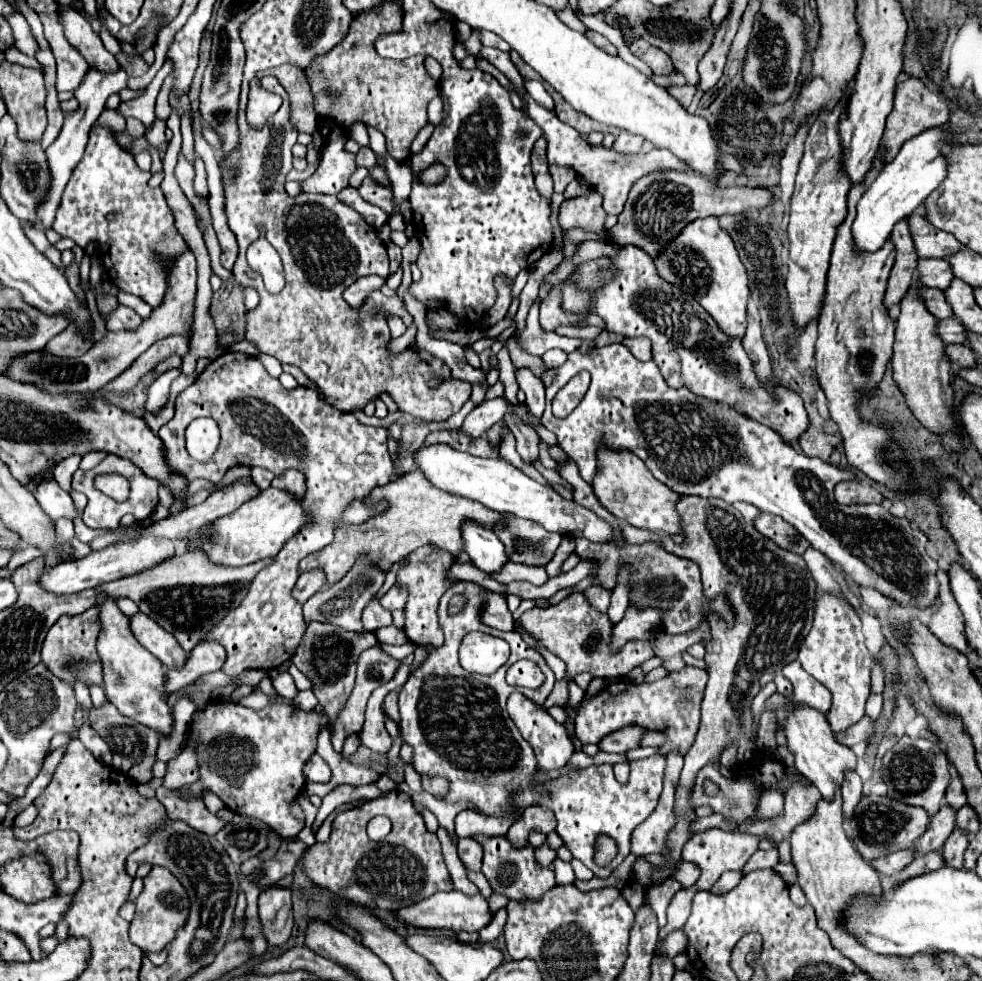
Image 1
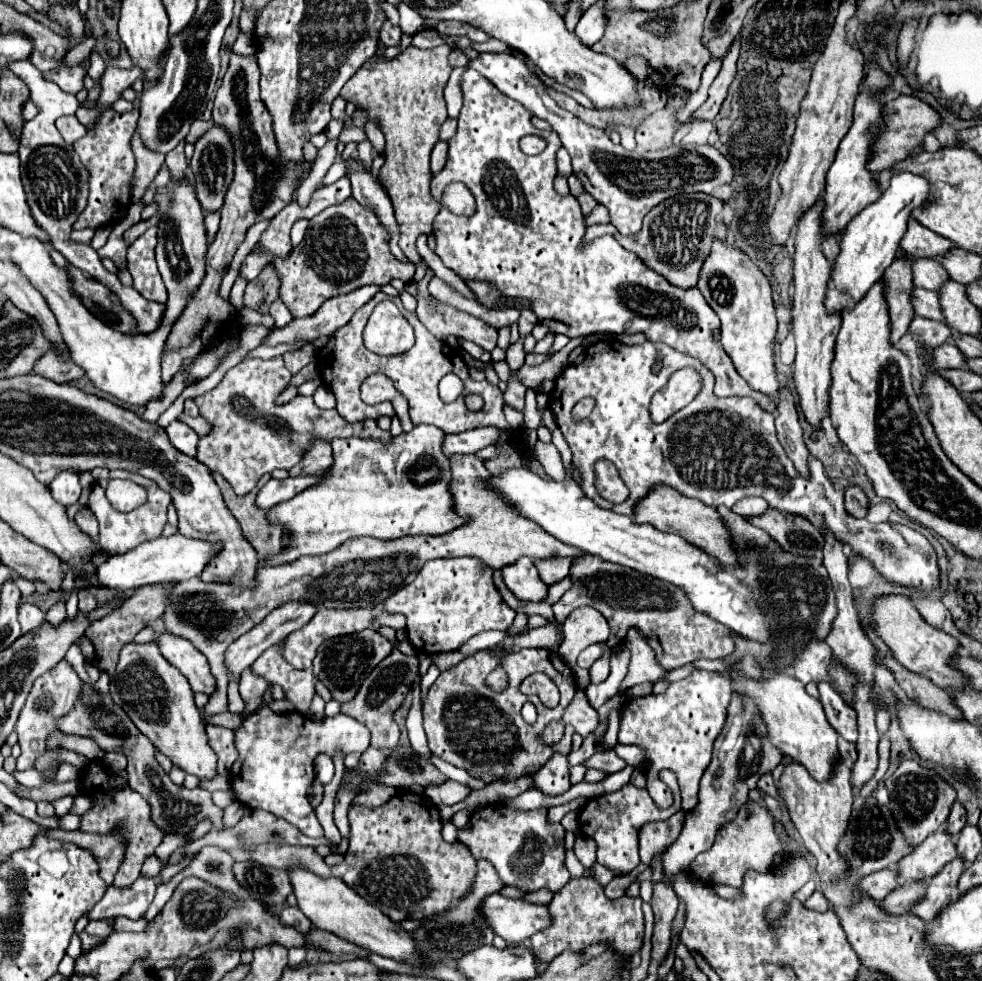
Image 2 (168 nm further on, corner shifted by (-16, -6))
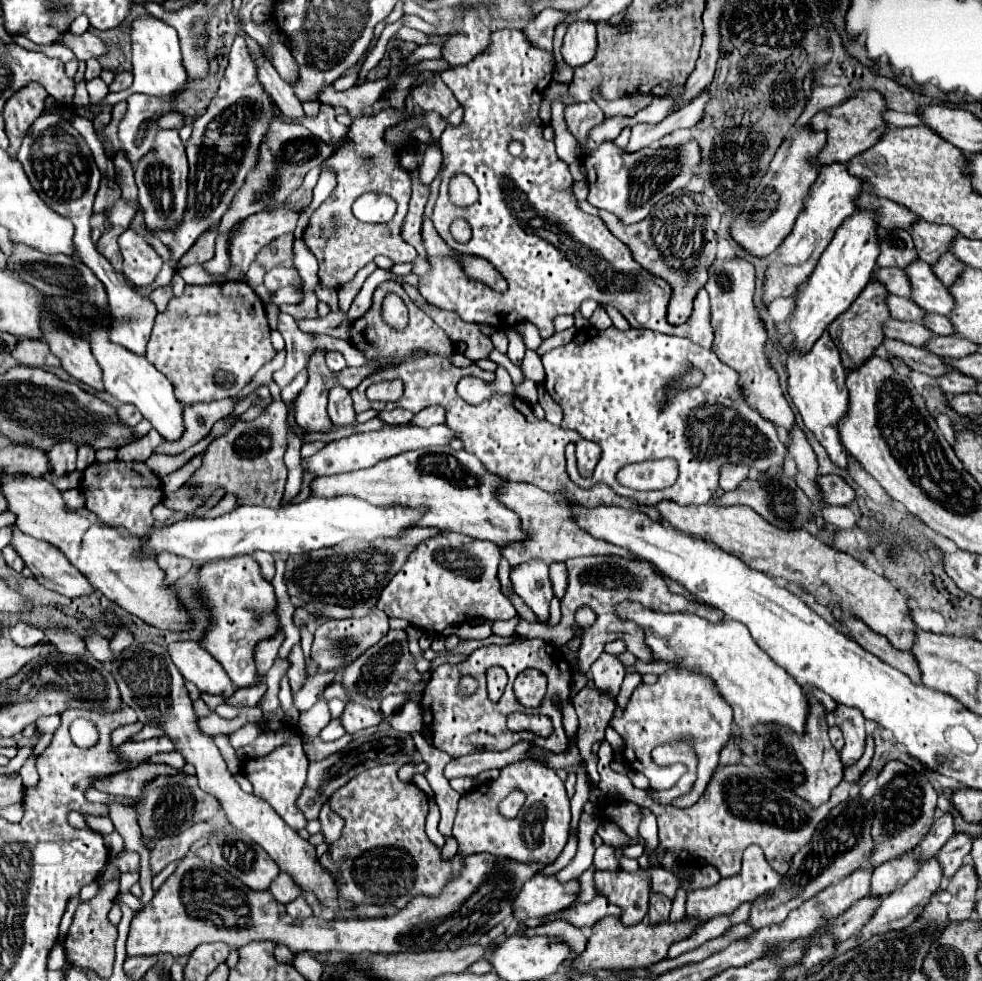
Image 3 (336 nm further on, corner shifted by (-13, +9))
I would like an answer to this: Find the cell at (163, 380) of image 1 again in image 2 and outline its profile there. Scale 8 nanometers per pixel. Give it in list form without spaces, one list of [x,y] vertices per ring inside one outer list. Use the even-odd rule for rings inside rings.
[[[174,420],[174,422],[166,428],[166,434],[168,434],[170,444],[172,444],[178,452],[182,452],[182,454],[186,454],[186,456],[196,456],[198,436],[196,436],[196,432],[194,432],[190,426],[186,426],[186,424],[180,422],[180,420]]]

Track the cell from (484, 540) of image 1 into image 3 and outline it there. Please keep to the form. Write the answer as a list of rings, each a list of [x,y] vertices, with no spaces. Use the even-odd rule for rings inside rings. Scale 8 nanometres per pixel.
[[[527,561],[511,569],[511,583],[515,593],[535,611],[535,615],[545,621],[549,617],[549,601],[553,597],[549,573],[545,561]]]

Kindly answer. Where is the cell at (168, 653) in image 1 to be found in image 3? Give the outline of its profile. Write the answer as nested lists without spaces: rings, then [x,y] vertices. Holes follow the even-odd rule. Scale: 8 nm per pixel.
[[[175,641],[167,651],[181,675],[195,683],[199,691],[229,697],[237,689],[223,667],[205,649],[201,649],[197,641]]]

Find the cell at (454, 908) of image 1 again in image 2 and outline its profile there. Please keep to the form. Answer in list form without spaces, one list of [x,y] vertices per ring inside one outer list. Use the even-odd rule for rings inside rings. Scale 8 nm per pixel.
[[[502,894],[488,896],[484,900],[482,914],[494,934],[502,936],[510,946],[522,944],[552,924],[546,904],[532,904],[522,898],[506,898]]]

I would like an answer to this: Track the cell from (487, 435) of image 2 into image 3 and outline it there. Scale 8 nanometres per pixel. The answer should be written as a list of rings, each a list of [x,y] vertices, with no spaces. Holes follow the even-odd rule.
[[[387,425],[381,431],[357,433],[357,435],[343,437],[343,439],[327,443],[313,457],[307,457],[307,459],[301,461],[301,471],[311,473],[315,477],[339,475],[339,473],[371,467],[377,461],[393,457],[393,455],[403,453],[403,451],[411,451],[411,449],[419,449],[419,447],[431,447],[431,445],[449,445],[453,439],[455,439],[455,433],[447,425],[431,425],[429,429],[421,429],[421,427],[415,427],[415,425],[395,425],[395,427]]]

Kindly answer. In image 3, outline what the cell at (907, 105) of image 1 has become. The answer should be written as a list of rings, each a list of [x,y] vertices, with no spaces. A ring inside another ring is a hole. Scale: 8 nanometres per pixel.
[[[869,89],[869,91],[855,91],[853,97],[849,101],[845,101],[843,105],[839,107],[831,107],[831,109],[823,109],[819,111],[811,121],[809,125],[815,129],[815,131],[823,131],[827,129],[827,145],[825,149],[819,153],[819,165],[825,165],[825,163],[847,163],[853,159],[853,155],[859,155],[863,151],[867,151],[873,143],[877,143],[883,133],[887,133],[887,123],[883,119],[883,113],[887,111],[887,101],[885,97],[875,91],[875,89]]]

